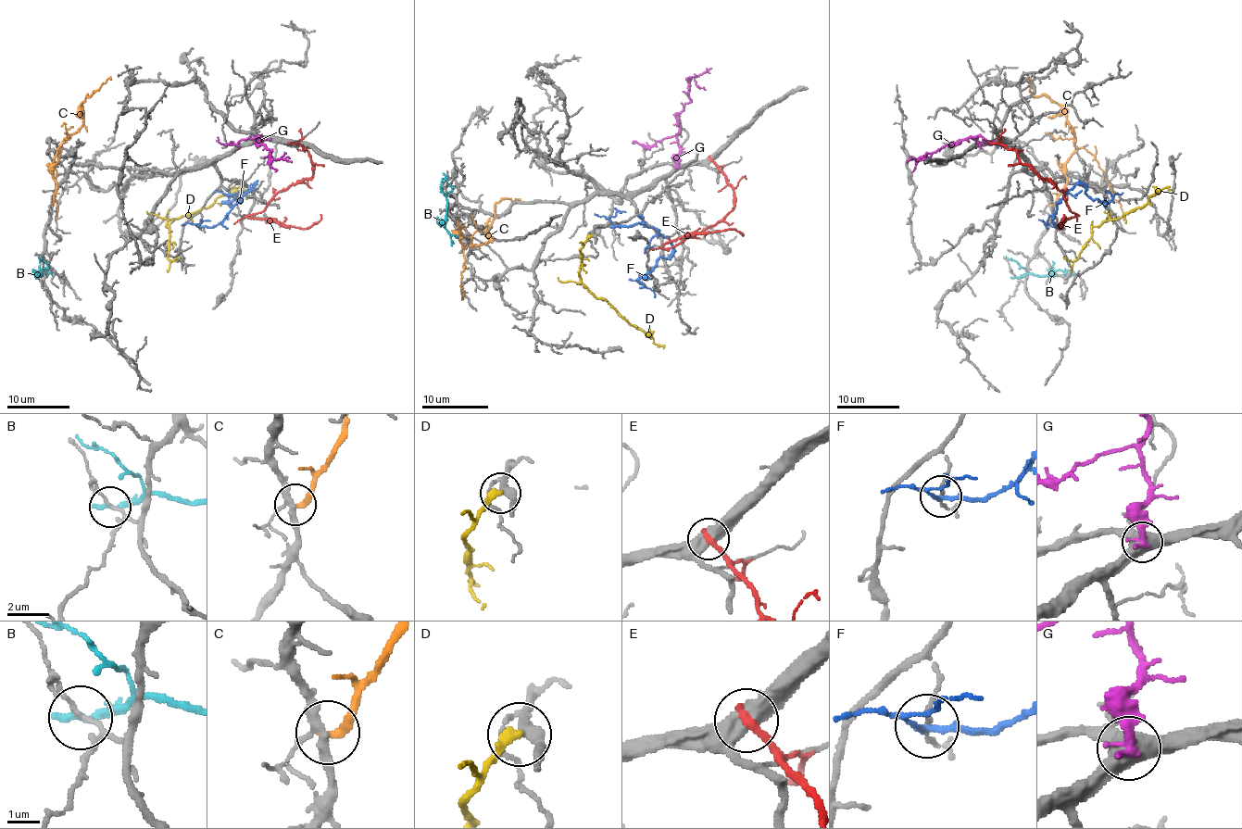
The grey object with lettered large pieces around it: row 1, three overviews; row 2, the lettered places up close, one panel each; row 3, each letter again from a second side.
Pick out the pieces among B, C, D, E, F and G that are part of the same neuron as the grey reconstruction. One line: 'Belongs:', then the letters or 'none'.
Belongs: D

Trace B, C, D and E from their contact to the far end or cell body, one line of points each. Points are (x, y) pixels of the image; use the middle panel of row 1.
B: (441, 184), (441, 191), (447, 201), (445, 229), (452, 241)
C: (457, 222), (464, 247), (485, 244), (490, 239), (488, 227), (495, 218), (496, 202), (520, 199)
D: (591, 235), (580, 250), (581, 282), (597, 298), (604, 298), (631, 325), (646, 332), (654, 341), (664, 346)
E: (710, 159), (733, 189), (733, 207), (679, 244), (662, 247), (682, 237), (719, 231), (733, 229), (742, 235)

